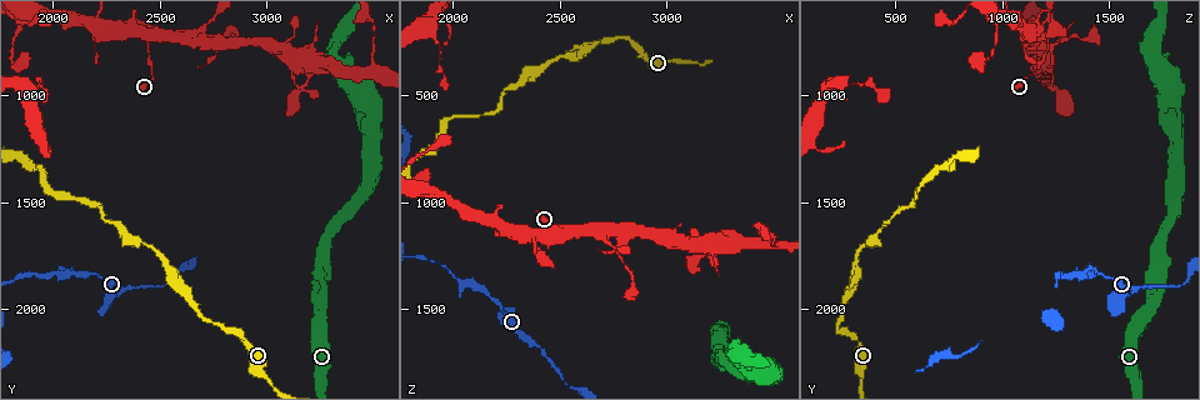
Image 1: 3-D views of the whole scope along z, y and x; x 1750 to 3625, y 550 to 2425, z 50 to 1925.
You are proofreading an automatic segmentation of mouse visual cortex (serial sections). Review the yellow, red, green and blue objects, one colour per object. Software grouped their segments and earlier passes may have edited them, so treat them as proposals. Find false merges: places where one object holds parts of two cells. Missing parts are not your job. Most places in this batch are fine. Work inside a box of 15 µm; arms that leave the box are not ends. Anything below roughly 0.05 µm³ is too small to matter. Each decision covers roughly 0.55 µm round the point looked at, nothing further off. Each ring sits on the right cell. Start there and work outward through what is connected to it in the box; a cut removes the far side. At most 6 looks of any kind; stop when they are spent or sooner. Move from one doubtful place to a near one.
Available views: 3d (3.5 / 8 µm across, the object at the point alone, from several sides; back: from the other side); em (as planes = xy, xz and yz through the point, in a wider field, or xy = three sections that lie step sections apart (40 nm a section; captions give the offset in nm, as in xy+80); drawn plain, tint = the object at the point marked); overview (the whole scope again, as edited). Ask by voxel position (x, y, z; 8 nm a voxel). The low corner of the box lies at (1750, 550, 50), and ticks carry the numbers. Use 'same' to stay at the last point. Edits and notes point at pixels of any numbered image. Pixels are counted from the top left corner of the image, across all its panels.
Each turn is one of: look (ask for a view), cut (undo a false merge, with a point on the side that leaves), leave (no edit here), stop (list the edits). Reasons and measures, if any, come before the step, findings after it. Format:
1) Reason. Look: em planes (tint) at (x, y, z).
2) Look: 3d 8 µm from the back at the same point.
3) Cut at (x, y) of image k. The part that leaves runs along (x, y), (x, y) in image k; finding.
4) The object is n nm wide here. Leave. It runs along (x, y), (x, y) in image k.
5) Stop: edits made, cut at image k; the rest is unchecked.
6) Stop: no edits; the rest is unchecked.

Narrows sharply. Look: 3d 3.5 µm at (2460, 870, 1170).

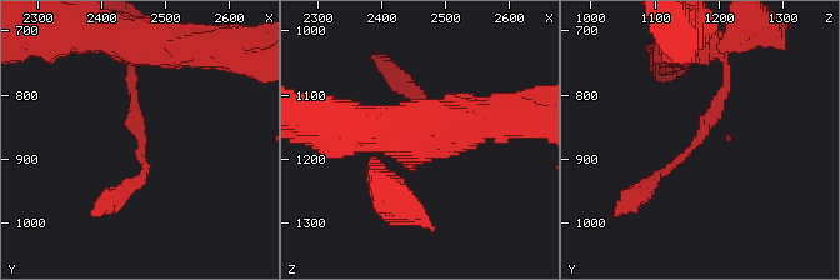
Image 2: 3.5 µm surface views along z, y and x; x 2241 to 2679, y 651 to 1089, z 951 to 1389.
Look: em xy step 1 (tint) at (2460, 870, 1165).

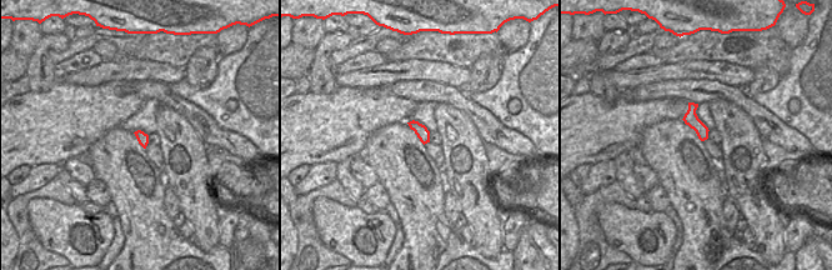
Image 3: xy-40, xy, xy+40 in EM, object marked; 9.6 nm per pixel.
Leave. It runs along (640, 194), (704, 133), (726, 64) in image 2; all the same cell.

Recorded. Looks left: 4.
Thin neck. Look: 3d 3.5 µm at (3170, 850, 1210).

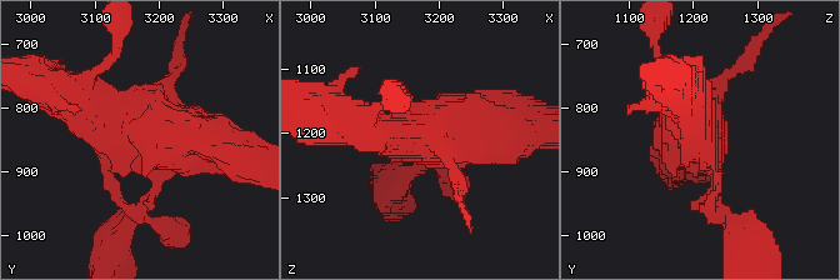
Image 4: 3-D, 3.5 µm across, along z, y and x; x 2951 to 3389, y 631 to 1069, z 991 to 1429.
Now the EM. Look: em planes (tint) at (3170, 860, 1220).

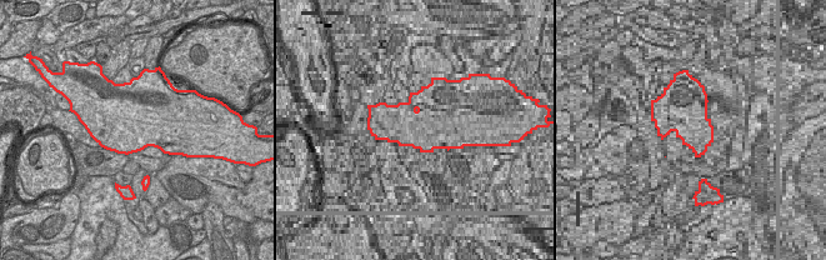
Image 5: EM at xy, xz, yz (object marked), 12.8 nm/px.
Leave. It runs along (63, 91), (111, 126), (215, 141) in image 4; one cell here.

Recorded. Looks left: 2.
Look: 3d 3.5 µm at (2990, 2350, 350).

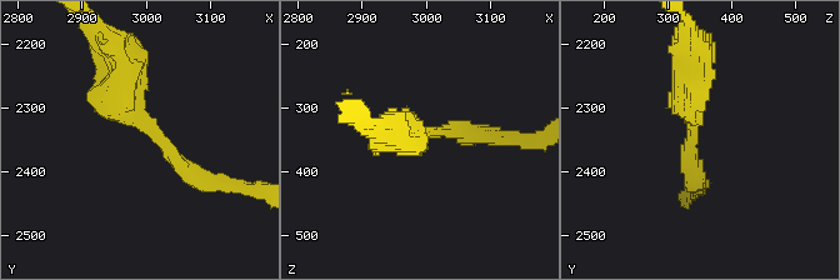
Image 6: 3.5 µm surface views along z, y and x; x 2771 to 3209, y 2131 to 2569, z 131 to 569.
Now the EM. Look: em xy step 3 (tint) at (3000, 2340, 340).

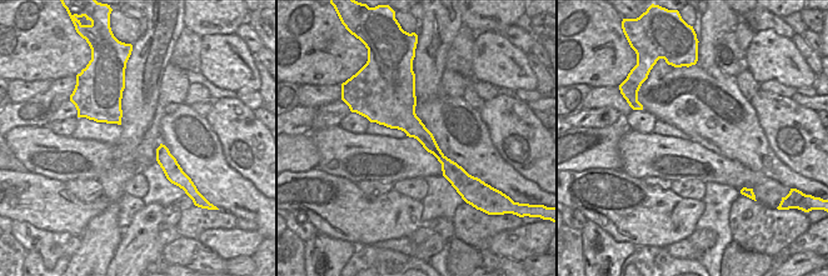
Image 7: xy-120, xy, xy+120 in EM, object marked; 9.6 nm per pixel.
The arms are 200, 400 nm wide. Leave. It runs along (409, 85), (408, 120), (452, 179) in image 7; all the same cell.

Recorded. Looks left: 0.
Stop: no edits; the rest is unchecked.

